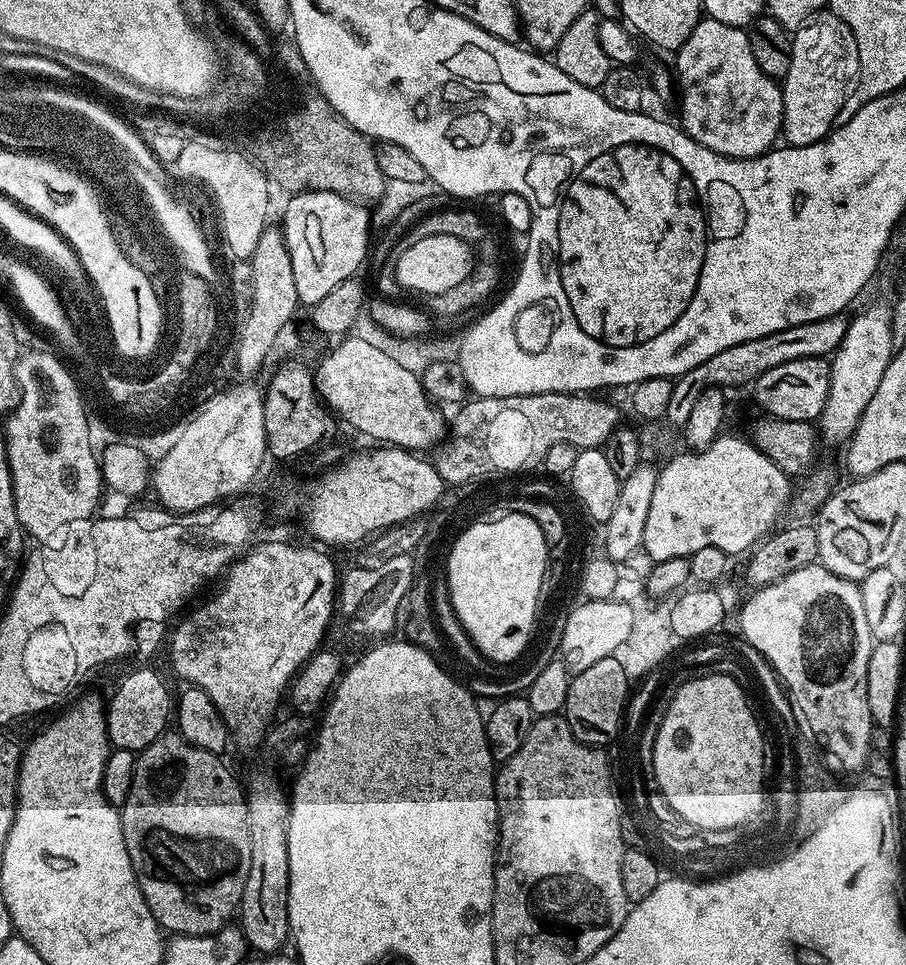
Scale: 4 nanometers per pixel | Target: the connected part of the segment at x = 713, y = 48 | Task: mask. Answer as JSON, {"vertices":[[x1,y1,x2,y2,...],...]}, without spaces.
{"vertices":[[702,18,694,34,676,49,674,59,678,96,680,92,678,124,690,139,731,160,762,156,777,143,784,126,784,90,758,66,745,29]]}

